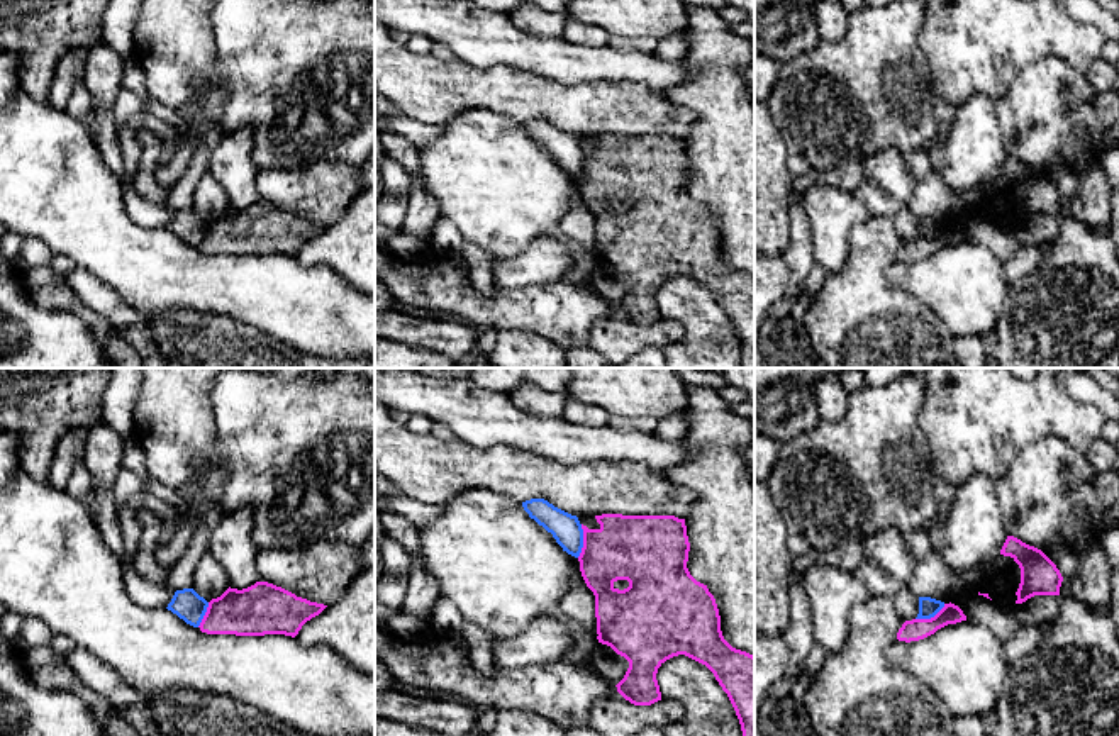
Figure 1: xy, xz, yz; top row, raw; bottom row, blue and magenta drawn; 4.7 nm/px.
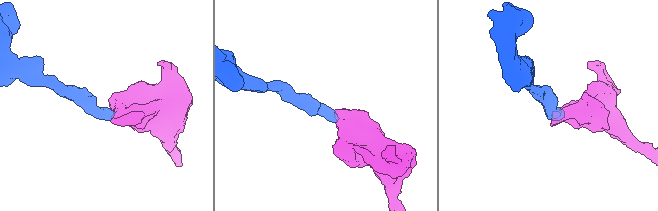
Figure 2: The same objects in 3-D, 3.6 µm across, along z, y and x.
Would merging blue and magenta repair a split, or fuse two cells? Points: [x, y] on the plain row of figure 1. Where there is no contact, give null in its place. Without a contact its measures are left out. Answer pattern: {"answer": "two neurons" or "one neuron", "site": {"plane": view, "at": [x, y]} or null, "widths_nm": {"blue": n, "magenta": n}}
{"answer": "two neurons", "site": {"plane": "xz", "at": [582, 161]}, "widths_nm": {"blue": 140, "magenta": 320}}

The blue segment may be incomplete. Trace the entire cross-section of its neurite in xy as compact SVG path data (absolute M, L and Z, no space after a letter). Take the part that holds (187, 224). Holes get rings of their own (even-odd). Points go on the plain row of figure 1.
M183 209L175 212L166 229L183 239L186 244L198 248L207 232L207 227L209 222L193 209Z

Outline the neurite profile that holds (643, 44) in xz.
M612 36L609 44L617 51L639 51L639 53L654 53L658 41L654 37L619 37Z

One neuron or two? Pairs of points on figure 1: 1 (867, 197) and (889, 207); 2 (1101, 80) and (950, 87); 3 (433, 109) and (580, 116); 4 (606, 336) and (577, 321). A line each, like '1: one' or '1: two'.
1: one
2: two
3: one
4: two

